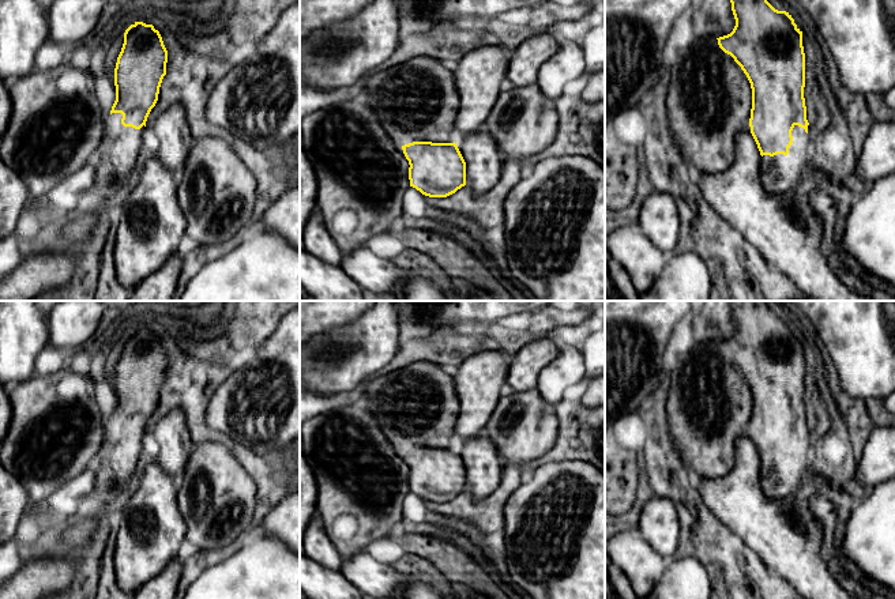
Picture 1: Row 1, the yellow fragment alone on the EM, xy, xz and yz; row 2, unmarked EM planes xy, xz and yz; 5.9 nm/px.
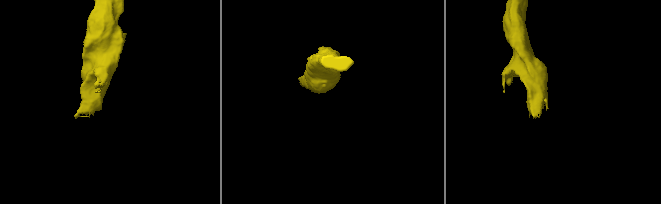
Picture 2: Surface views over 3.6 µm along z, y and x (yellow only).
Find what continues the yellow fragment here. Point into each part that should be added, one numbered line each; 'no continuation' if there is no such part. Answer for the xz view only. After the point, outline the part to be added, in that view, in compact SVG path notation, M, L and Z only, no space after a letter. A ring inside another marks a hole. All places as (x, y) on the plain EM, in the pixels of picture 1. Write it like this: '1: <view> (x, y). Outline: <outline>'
1: xz (416, 406). Outline: M417 361L372 376L360 392L369 398L368 411L394 448L455 447L459 400L452 370Z

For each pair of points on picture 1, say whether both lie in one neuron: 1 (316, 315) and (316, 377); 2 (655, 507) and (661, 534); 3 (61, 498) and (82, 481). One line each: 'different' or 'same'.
1: different
2: same
3: same

